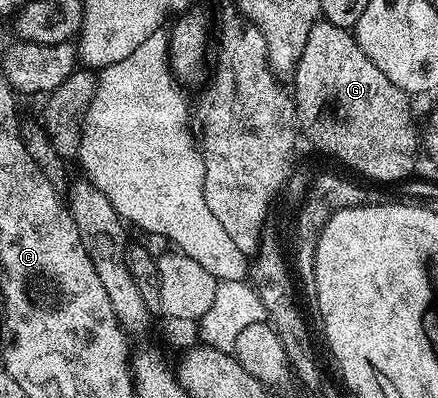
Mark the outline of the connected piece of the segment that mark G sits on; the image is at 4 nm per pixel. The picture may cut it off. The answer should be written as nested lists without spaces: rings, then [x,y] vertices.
[[[323,18],[317,20],[315,26],[310,30],[310,38],[306,38],[306,50],[302,50],[302,58],[298,58],[296,63],[296,71],[294,73],[296,79],[296,88],[294,87],[294,99],[296,101],[296,118],[298,121],[299,131],[313,144],[316,148],[321,148],[328,156],[333,156],[336,160],[341,160],[348,170],[355,168],[363,169],[363,172],[369,172],[372,176],[389,177],[393,182],[406,181],[413,175],[412,172],[416,168],[416,144],[418,148],[418,128],[416,132],[416,124],[412,121],[412,104],[409,93],[404,92],[398,86],[394,86],[390,82],[390,78],[386,78],[386,74],[382,74],[382,70],[378,70],[378,66],[374,66],[374,62],[370,62],[370,58],[366,58],[366,54],[362,54],[362,46],[358,46],[355,35],[349,29],[342,26],[334,26],[329,20]]]

